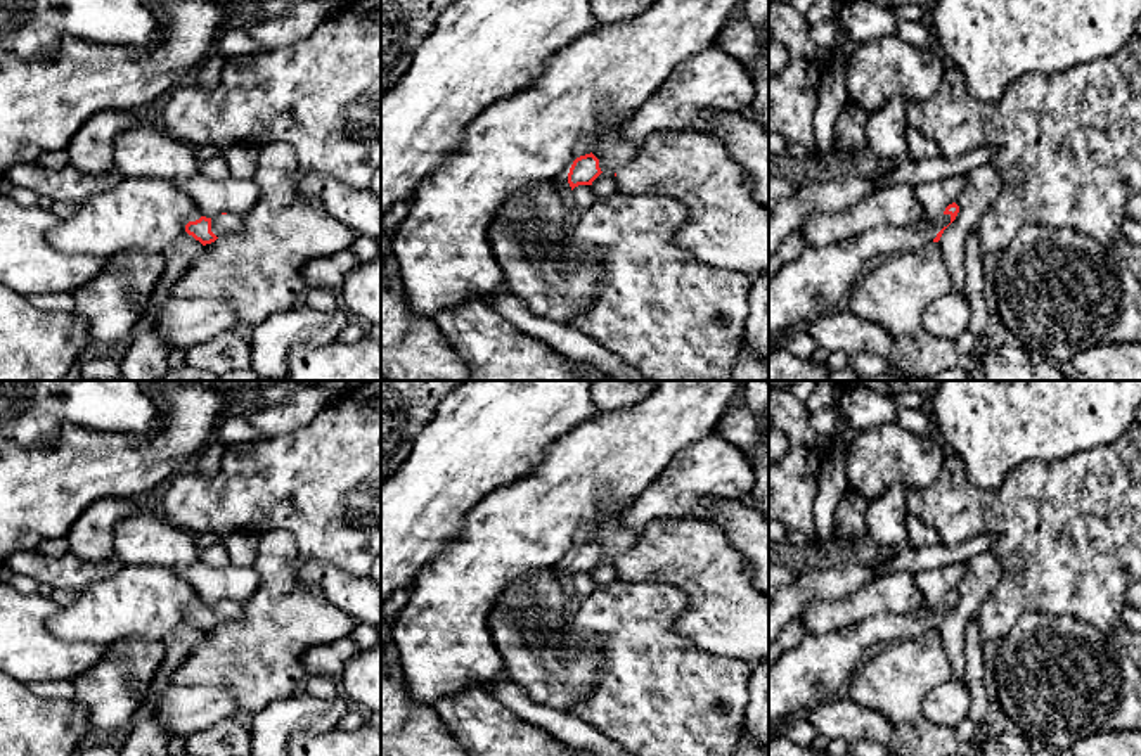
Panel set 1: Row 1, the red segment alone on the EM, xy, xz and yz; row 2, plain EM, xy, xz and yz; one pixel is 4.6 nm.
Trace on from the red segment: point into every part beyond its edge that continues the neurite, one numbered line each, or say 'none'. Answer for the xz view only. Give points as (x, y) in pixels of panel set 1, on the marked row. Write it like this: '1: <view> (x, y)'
1: xz (612, 151)
2: xz (561, 184)

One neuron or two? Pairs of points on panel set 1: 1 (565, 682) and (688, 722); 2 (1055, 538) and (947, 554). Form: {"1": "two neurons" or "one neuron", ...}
{"1": "two neurons", "2": "two neurons"}

